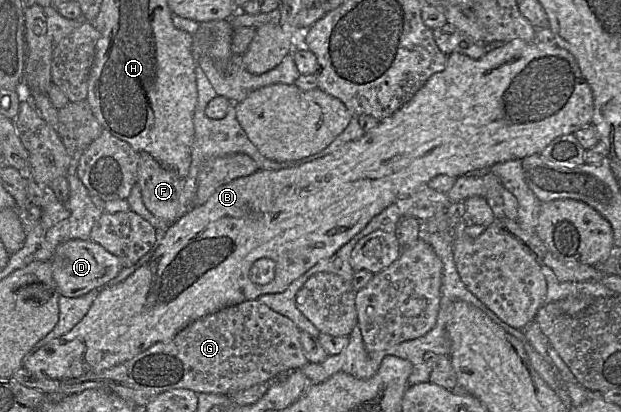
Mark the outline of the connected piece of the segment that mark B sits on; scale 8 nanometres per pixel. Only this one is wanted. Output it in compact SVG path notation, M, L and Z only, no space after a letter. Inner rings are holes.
M539 29L535 30L535 40L531 43L527 43L521 40L514 40L509 42L489 42L489 44L485 44L483 46L483 51L481 51L481 56L478 58L471 58L469 56L460 54L460 53L451 53L448 55L447 63L445 67L433 74L426 83L416 92L416 94L412 97L410 101L405 103L402 107L400 107L397 111L392 113L390 116L378 120L371 115L365 114L361 112L361 106L358 105L358 91L363 91L365 96L365 85L332 85L332 82L335 80L334 78L323 78L315 79L314 76L301 76L298 75L296 81L291 84L273 84L266 87L262 87L256 90L251 91L243 100L236 102L236 114L237 120L240 123L241 127L247 134L249 140L253 143L253 145L257 148L263 156L286 156L286 155L299 155L300 160L304 160L301 164L286 164L286 165L271 165L271 161L267 160L262 157L256 157L250 159L249 156L246 155L244 152L234 153L228 156L221 156L215 155L211 158L207 159L202 163L202 165L198 168L196 174L196 184L193 183L193 179L191 178L190 169L188 175L185 178L187 180L187 197L192 198L193 200L193 207L187 211L184 215L179 217L173 223L169 225L160 225L156 228L156 243L155 245L144 255L140 258L140 260L136 264L124 264L122 263L119 265L118 269L112 274L119 272L119 275L115 276L115 283L102 283L93 289L85 292L81 296L78 297L59 297L59 316L57 323L53 327L53 329L44 336L39 342L37 342L32 350L27 354L21 366L27 370L27 372L33 372L36 374L40 374L42 376L48 376L51 379L78 379L90 372L116 372L117 367L125 364L126 361L136 357L142 351L146 350L150 346L161 342L167 341L172 338L183 326L188 324L189 322L203 317L205 315L217 312L226 307L230 307L233 305L237 305L244 301L250 300L258 300L260 296L270 293L278 293L284 291L287 286L296 278L303 275L306 271L308 271L311 267L317 264L319 261L332 257L344 244L346 244L354 235L360 232L367 223L371 220L371 218L385 209L387 206L392 204L396 201L401 201L407 197L410 197L414 194L418 189L422 186L427 185L433 178L438 176L449 176L449 177L458 177L458 176L486 176L487 174L492 172L492 168L498 164L503 163L506 161L514 160L514 159L522 159L533 154L541 153L549 143L554 140L555 138L563 135L567 135L569 133L573 133L576 129L579 129L582 125L587 124L585 122L585 108L586 108L586 85L583 79L583 76L575 63L575 60L572 55L570 55L566 50L557 46L554 41L553 34L551 30L548 29Z

